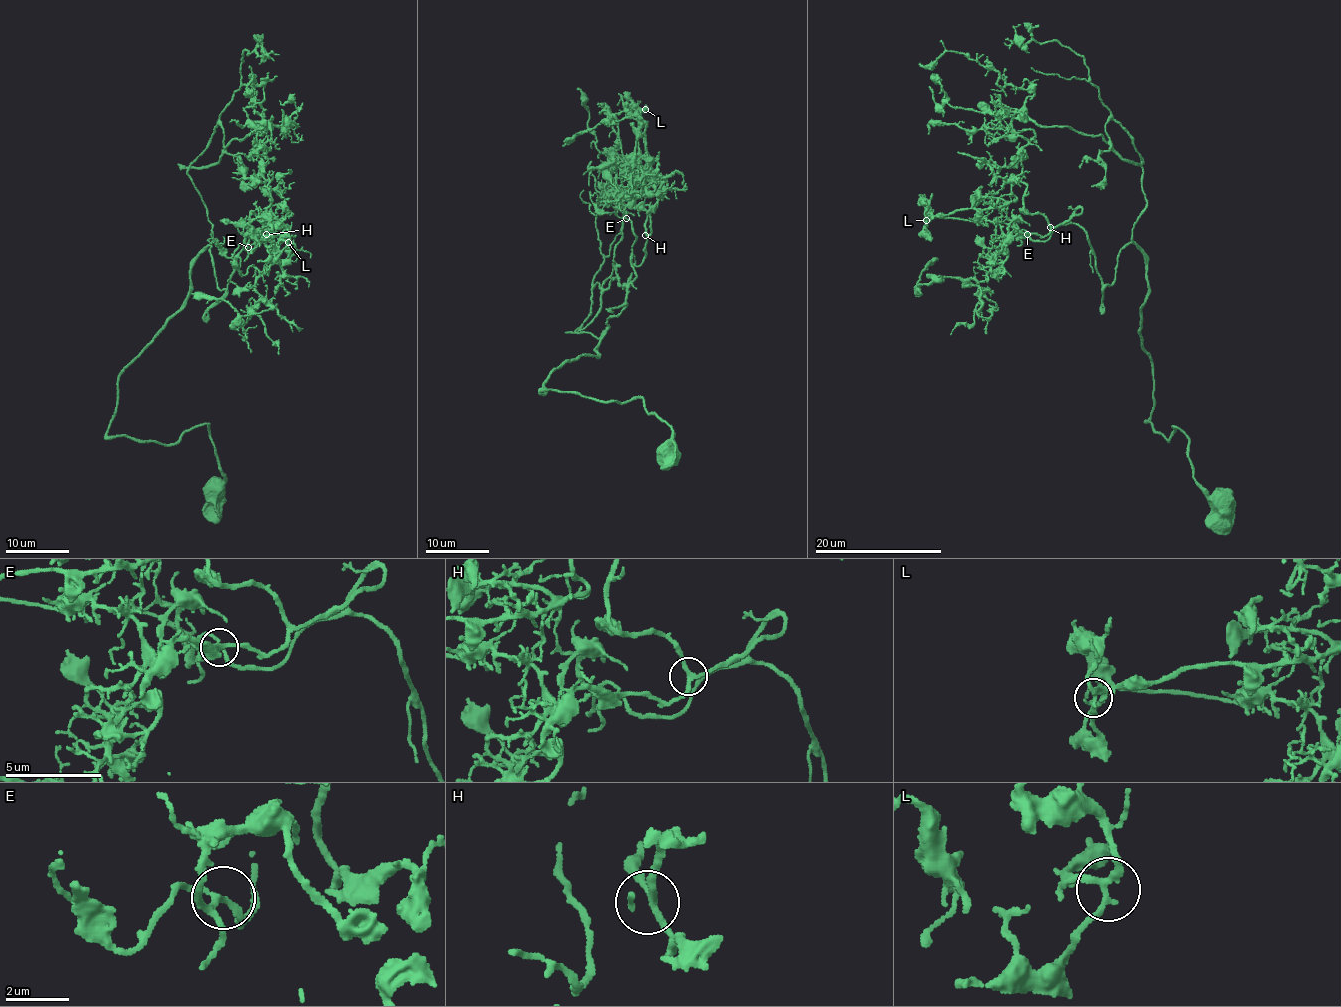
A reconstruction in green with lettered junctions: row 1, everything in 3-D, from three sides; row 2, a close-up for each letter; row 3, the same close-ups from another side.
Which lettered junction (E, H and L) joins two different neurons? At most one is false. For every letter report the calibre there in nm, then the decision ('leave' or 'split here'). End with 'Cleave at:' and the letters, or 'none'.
E: 170 nm | leave
H: 200 nm | leave
L: 200 nm | leave
Cleave at: none

